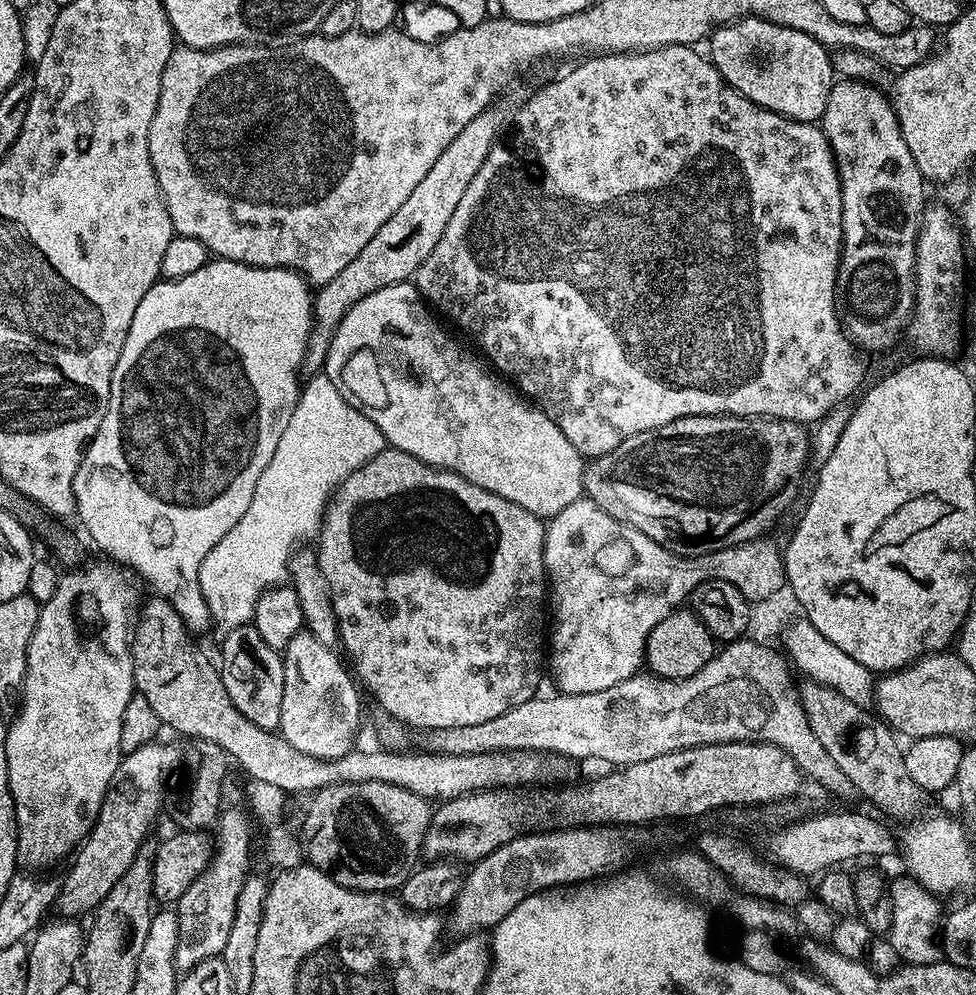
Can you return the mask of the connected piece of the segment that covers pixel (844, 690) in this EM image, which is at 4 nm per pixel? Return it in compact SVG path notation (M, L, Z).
M807 618L791 621L783 631L783 642L785 648L783 651L786 653L787 659L794 665L797 673L799 673L798 671L803 673L803 677L816 680L822 686L836 690L843 697L850 699L851 702L863 706L873 699L874 673L866 666L862 666L862 662L850 658L850 654L846 654L840 647L834 646L834 642L830 642L830 638L818 634L818 630L814 630L814 626Z

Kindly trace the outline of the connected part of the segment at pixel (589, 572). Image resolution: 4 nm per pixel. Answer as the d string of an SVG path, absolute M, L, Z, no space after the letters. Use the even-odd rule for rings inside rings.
M587 498L575 500L570 506L566 506L566 509L560 511L558 515L551 517L545 529L544 568L550 600L551 603L552 600L554 602L554 612L552 614L551 611L550 614L552 632L550 628L548 638L550 643L548 650L548 670L552 672L554 682L558 686L557 691L563 695L570 693L594 693L595 691L606 690L609 686L616 686L618 682L625 681L626 678L637 675L645 663L645 644L649 640L649 634L653 632L654 626L662 622L663 618L668 617L680 605L683 605L689 599L691 592L700 584L712 580L730 582L731 585L736 586L738 590L742 591L743 596L748 599L749 603L753 604L762 600L762 598L769 597L769 595L781 588L784 583L787 583L781 545L779 543L776 544L770 539L770 536L763 536L758 539L752 539L750 542L735 544L733 547L724 547L722 550L710 551L704 555L674 556L663 544L654 542L653 539L647 538L641 531L634 530L628 524L612 518L605 511L601 510L594 501Z

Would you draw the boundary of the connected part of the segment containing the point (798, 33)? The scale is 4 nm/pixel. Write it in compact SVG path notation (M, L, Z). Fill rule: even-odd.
M745 16L743 20L733 20L732 23L715 29L710 36L710 42L712 65L740 96L766 110L782 114L788 120L819 121L826 110L826 98L830 98L834 75L832 76L832 60L828 57L831 56L829 49L810 38L810 34L802 34L802 30L792 30L757 16Z

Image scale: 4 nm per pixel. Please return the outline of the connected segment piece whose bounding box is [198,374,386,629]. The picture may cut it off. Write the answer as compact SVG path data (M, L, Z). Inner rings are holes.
M317 374L307 377L294 406L294 414L290 414L286 431L274 449L274 458L270 458L266 470L262 470L262 478L258 478L258 486L254 486L254 498L250 498L246 514L242 514L242 518L238 518L238 526L234 526L234 530L230 530L230 534L210 550L210 554L206 554L202 570L198 570L202 594L212 608L212 619L217 625L224 624L223 627L229 629L253 623L256 599L269 588L281 587L289 579L290 561L297 549L319 537L324 510L337 486L363 464L369 464L385 447L382 430L378 430L366 414L354 410L354 406L338 394L338 386L334 386L328 376Z

